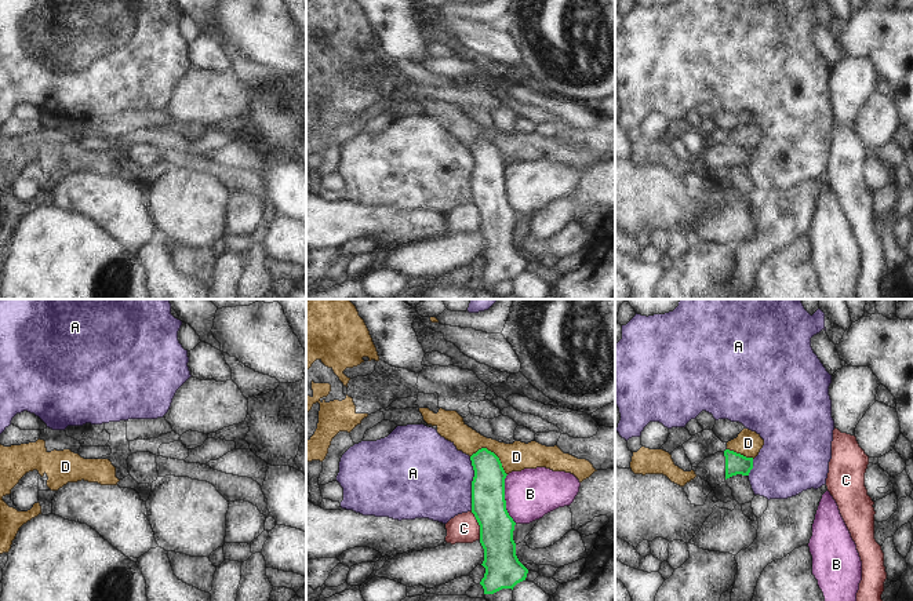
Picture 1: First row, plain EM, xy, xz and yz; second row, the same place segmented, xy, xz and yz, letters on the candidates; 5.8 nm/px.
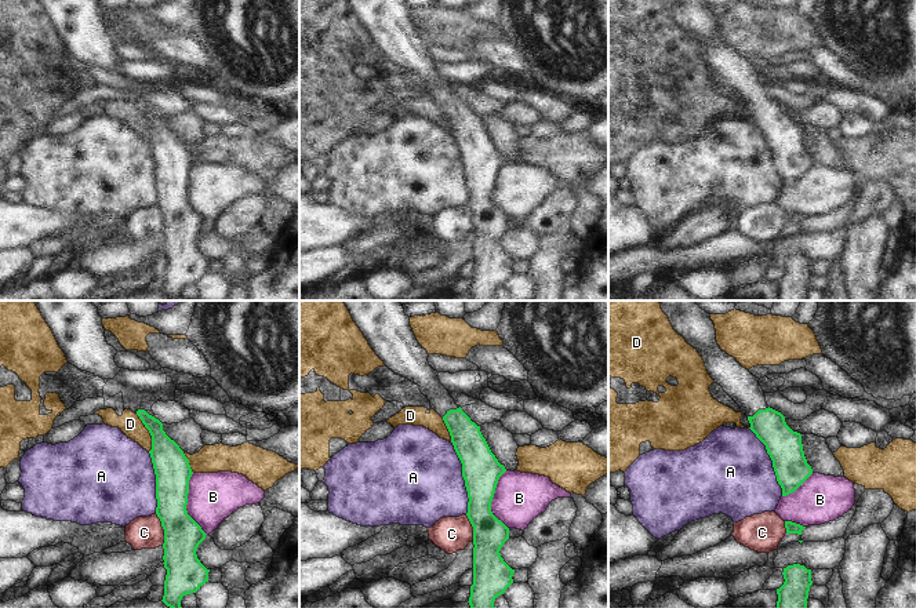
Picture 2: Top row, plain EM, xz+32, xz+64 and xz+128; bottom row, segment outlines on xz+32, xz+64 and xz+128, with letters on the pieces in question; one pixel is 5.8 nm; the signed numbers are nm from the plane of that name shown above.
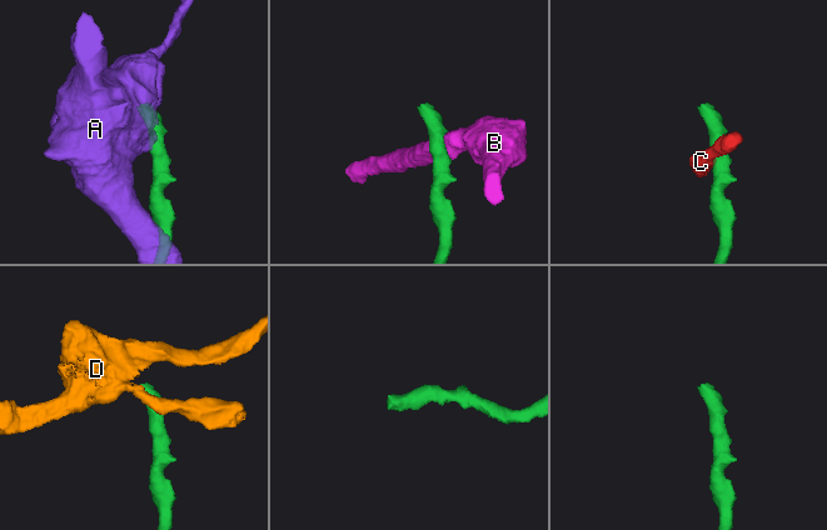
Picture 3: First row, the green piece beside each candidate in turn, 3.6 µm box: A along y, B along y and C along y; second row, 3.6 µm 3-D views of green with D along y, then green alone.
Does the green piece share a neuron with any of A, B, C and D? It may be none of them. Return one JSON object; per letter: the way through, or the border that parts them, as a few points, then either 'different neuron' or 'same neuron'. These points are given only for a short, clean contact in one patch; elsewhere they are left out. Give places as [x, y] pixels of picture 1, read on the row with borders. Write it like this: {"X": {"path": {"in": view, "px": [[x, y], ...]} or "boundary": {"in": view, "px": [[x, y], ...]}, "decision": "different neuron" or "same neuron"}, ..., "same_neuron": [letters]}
{"A": {"decision": "different neuron"}, "B": {"boundary": {"in": "xz", "px": [[506, 474], [505, 509], [516, 523]]}, "decision": "different neuron"}, "C": {"boundary": {"in": "xz", "px": [[470, 510], [479, 525], [480, 538]]}, "decision": "different neuron"}, "D": {"decision": "different neuron"}, "same_neuron": []}

